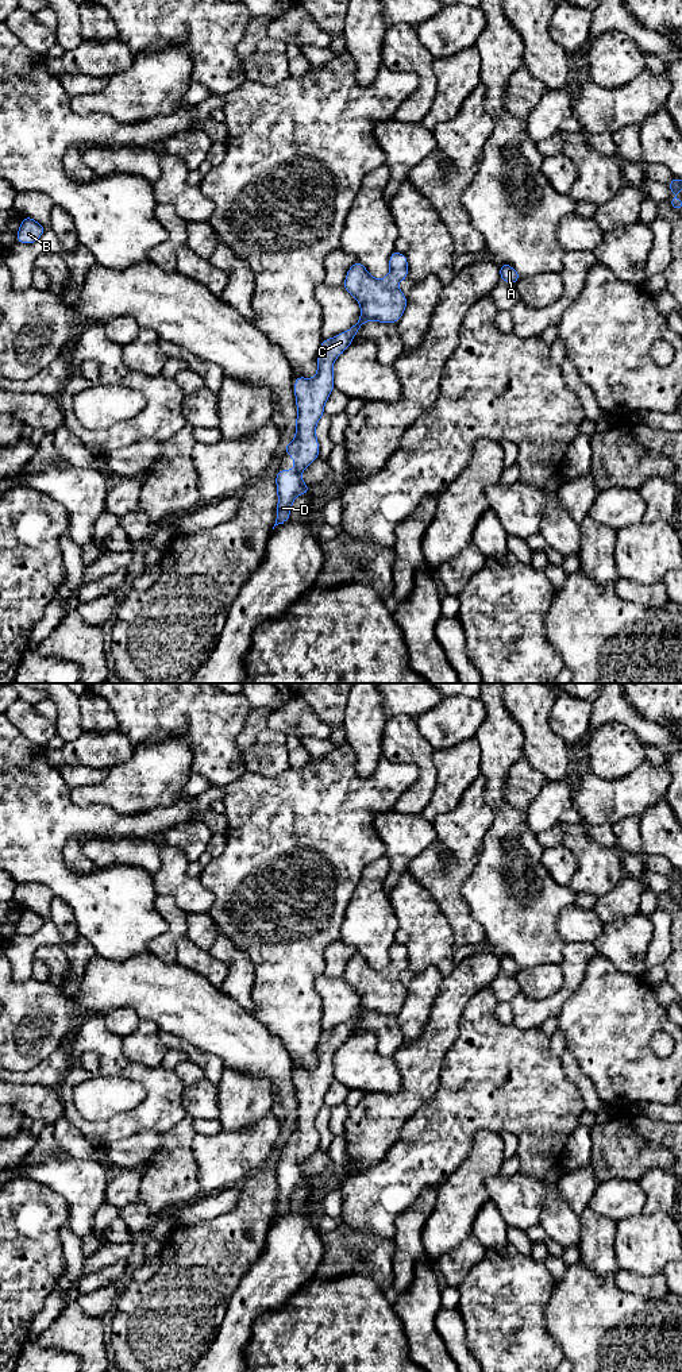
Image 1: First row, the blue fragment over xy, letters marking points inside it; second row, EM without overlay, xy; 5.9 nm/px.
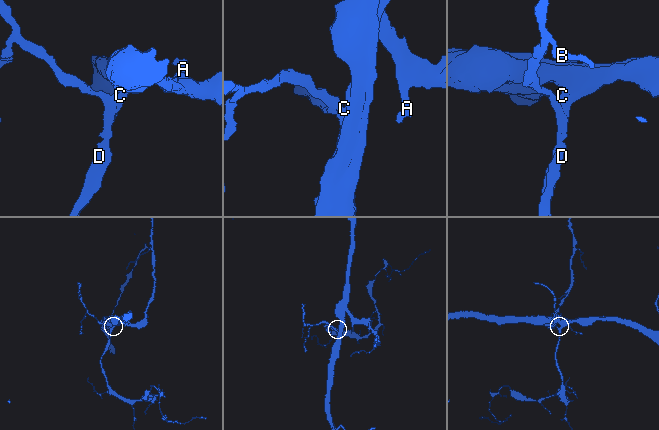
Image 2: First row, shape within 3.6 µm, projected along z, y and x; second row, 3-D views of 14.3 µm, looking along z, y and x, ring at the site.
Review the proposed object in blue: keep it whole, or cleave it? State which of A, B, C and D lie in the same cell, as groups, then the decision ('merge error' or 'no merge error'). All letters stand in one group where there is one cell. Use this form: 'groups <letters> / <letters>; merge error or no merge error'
groups A B C D; no merge error

